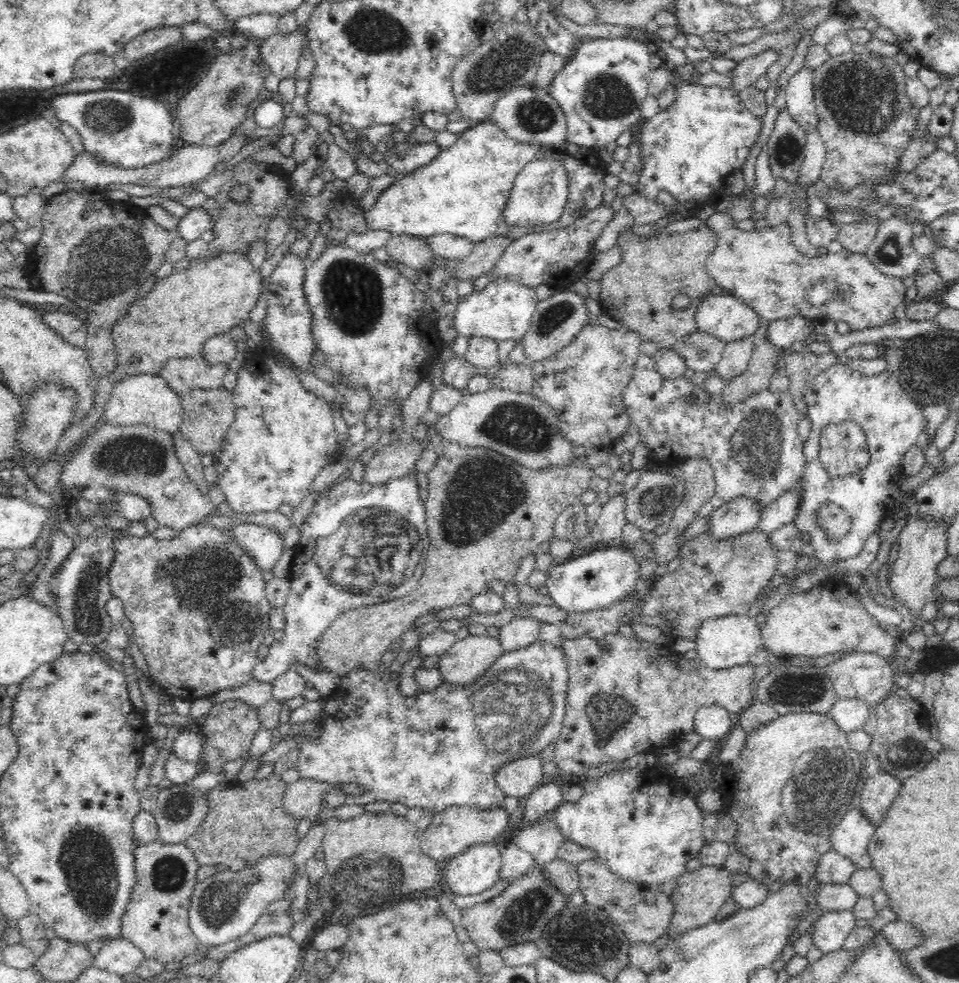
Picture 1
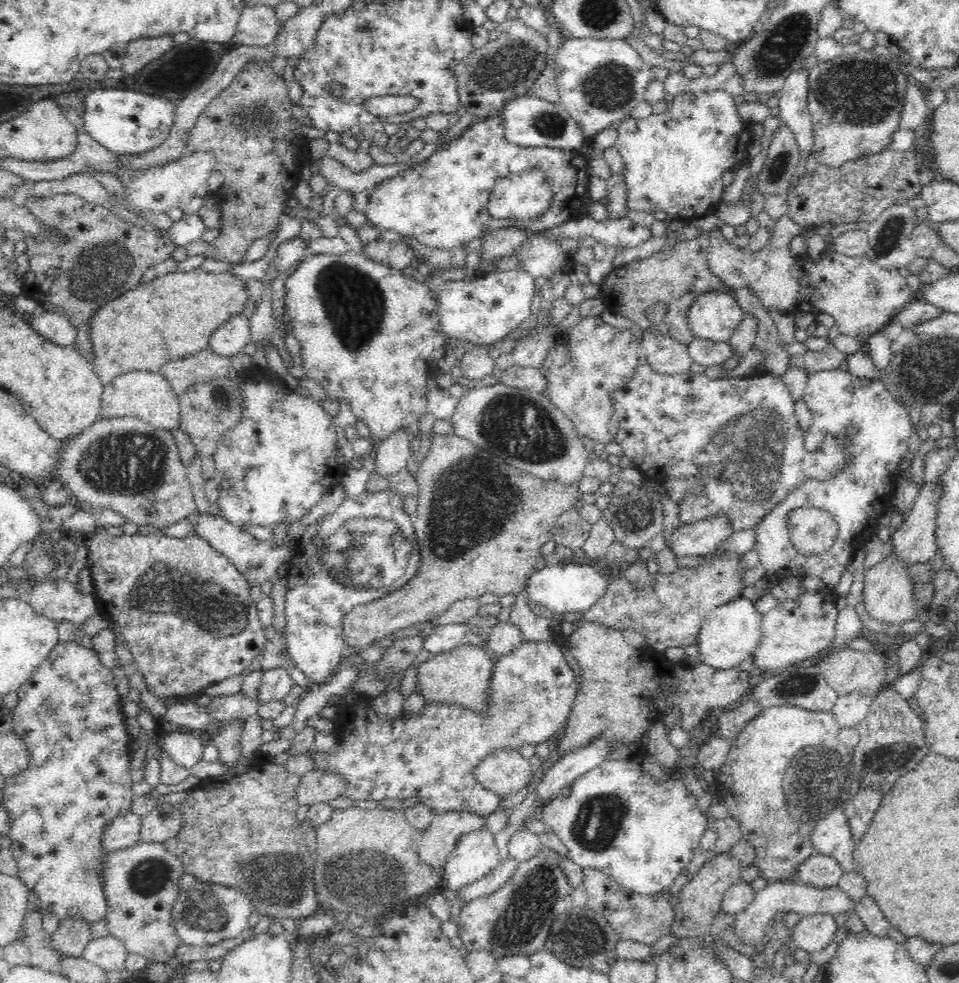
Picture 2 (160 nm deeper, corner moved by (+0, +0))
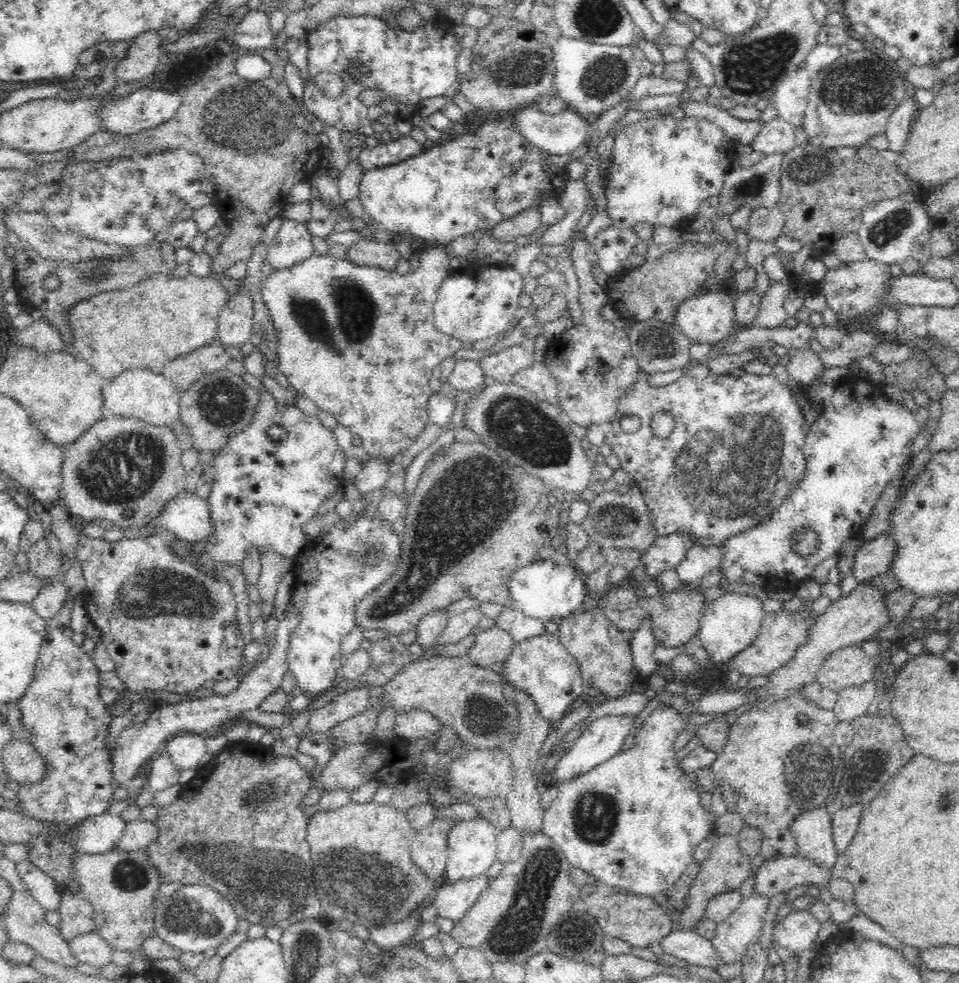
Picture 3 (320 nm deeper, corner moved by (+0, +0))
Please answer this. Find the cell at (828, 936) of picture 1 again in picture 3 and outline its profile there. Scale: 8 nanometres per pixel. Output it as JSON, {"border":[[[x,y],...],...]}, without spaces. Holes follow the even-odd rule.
{"border":[[[808,908],[793,910],[774,926],[772,941],[782,948],[782,952],[798,953],[804,950],[816,950],[815,941],[821,925]]]}

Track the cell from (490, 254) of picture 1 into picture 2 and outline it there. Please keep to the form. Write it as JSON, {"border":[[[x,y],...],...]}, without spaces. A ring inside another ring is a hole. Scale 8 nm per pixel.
{"border":[[[510,226],[510,228],[494,230],[486,234],[479,251],[480,260],[487,263],[511,256],[514,249],[524,243],[528,234],[527,230],[518,228],[518,226]]]}

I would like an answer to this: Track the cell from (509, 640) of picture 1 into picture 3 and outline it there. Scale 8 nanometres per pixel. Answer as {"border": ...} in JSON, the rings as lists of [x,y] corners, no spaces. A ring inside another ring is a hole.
{"border":[[[497,626],[476,631],[474,645],[467,652],[469,660],[484,668],[499,668],[512,654],[515,640]]]}

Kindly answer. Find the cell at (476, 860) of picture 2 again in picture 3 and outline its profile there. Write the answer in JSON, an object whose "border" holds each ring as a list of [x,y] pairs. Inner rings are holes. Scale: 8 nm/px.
{"border":[[[472,817],[456,821],[452,825],[447,840],[447,881],[474,878],[484,875],[486,870],[497,859],[497,833],[495,827],[484,817]]]}

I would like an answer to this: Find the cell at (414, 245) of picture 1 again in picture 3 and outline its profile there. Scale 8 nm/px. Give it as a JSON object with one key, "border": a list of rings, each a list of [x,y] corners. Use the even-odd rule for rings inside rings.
{"border":[[[368,238],[358,239],[347,247],[346,258],[358,266],[376,266],[392,270],[402,257],[394,243],[376,242]]]}

